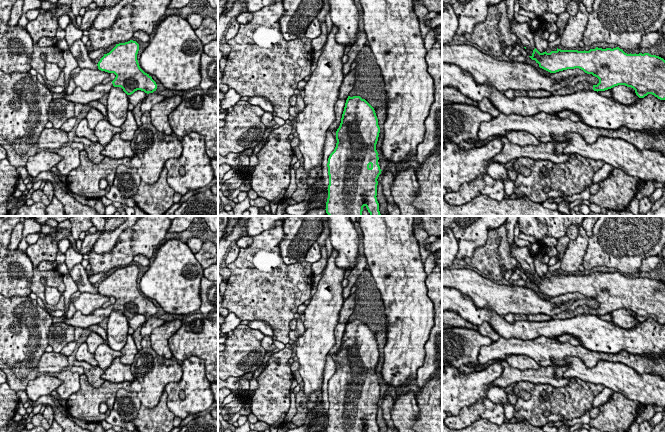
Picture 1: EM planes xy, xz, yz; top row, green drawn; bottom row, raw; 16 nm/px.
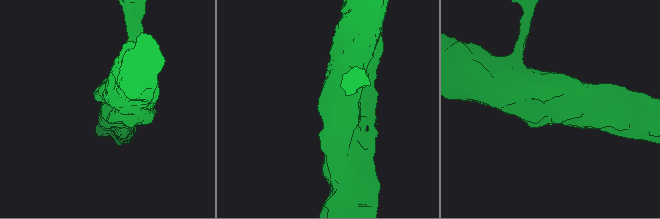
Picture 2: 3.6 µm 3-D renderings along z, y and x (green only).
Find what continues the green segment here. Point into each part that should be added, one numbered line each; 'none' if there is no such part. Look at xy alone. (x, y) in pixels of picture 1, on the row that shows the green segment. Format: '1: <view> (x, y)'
1: xy (78, 95)

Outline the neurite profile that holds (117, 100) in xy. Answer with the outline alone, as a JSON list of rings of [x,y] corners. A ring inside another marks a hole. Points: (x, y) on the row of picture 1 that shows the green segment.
[[[112,87],[107,94],[107,120],[115,126],[121,127],[127,117],[129,105],[128,95],[121,87]]]

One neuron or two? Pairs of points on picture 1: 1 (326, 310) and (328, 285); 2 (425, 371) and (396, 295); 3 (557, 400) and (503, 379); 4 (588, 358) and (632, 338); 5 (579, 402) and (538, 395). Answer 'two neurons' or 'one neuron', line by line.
1: one neuron
2: two neurons
3: two neurons
4: two neurons
5: one neuron

